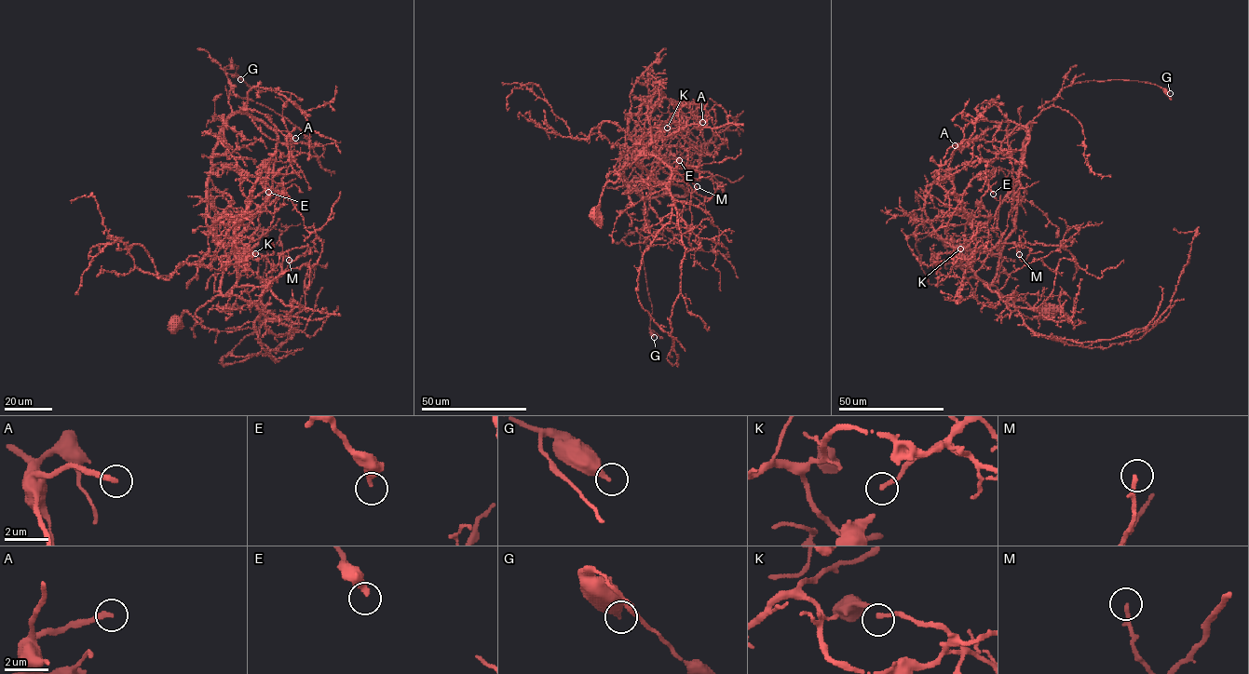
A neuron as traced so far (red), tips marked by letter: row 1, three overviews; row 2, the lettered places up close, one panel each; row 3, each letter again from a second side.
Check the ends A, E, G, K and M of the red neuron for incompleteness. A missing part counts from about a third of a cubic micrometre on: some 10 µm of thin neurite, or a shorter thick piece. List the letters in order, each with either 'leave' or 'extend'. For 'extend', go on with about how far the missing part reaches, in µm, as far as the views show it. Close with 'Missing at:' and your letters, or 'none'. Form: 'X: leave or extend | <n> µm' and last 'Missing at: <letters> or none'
A: extend | 15 µm
E: leave
G: leave
K: leave
M: leave
Missing at: A

